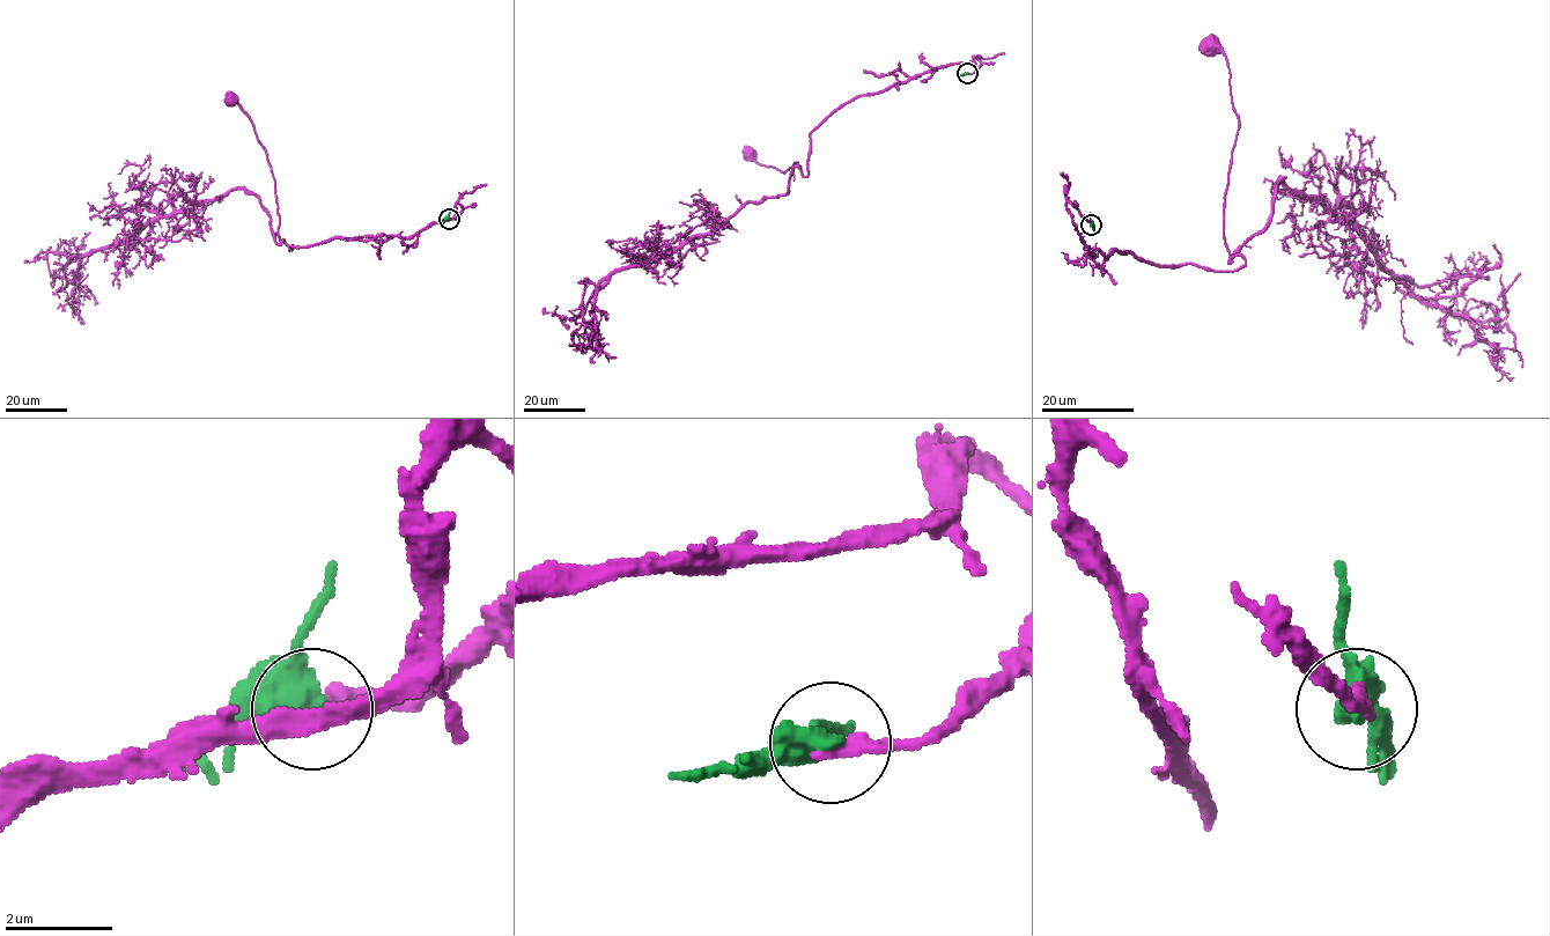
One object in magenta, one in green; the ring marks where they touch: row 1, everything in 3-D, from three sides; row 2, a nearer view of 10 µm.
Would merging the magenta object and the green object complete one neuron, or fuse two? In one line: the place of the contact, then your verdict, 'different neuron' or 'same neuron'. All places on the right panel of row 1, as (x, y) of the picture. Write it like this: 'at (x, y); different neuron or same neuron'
at (1091, 225); different neuron

